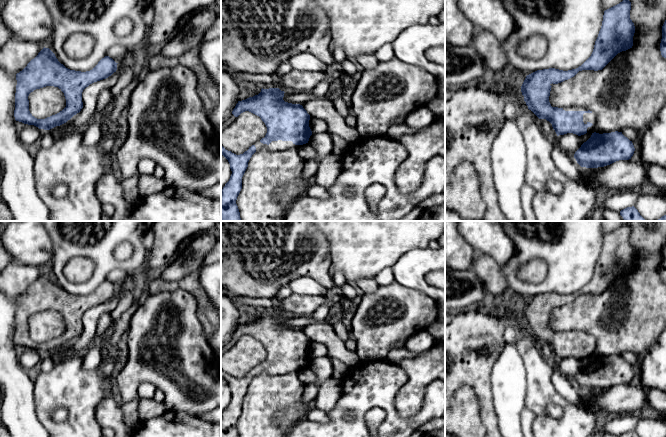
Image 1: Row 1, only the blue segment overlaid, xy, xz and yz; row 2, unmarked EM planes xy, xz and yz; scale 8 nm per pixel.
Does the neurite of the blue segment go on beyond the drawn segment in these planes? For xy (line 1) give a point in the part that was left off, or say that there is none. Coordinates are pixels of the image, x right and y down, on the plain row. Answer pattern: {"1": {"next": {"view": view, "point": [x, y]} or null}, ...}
{"1": {"next": null}}

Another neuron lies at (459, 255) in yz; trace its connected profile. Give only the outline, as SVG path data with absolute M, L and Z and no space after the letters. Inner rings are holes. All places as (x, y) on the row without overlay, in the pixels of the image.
M445 221L445 265L455 270L469 270L477 254L458 232L457 221Z

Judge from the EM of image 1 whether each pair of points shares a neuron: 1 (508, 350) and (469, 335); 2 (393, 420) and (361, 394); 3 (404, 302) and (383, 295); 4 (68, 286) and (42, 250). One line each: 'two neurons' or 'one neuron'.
1: two neurons
2: one neuron
3: one neuron
4: two neurons

